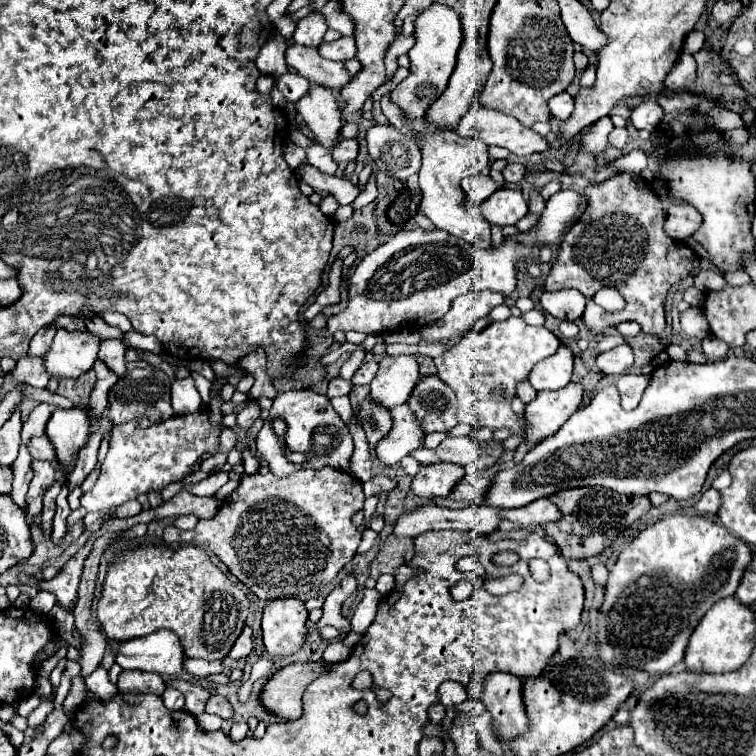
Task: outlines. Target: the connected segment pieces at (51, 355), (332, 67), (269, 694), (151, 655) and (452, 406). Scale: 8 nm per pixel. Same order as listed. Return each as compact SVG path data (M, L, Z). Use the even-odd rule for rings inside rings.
M59 329L51 351L43 357L47 371L53 377L73 377L87 373L93 369L97 361L97 349L101 345L101 339L97 335L91 335L89 331L65 331Z
M293 45L291 49L287 49L285 55L287 55L287 65L315 85L339 91L351 81L351 75L343 67L343 63L321 57L317 49Z
M291 663L279 669L265 685L259 695L261 705L275 717L281 719L299 719L301 697L313 677L319 677L325 671L325 663Z
M157 631L141 639L125 641L115 659L123 669L139 669L161 675L177 675L183 669L185 653L175 633Z
M437 375L423 377L415 385L409 397L409 405L427 433L433 433L433 431L447 433L459 423L457 397L453 389L449 389Z

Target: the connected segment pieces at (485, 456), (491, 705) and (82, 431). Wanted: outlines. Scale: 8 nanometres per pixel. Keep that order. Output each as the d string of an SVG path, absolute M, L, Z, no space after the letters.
M471 433L465 437L447 437L437 449L419 449L413 451L411 455L423 465L455 463L461 467L475 465L477 471L487 471L499 461L503 451L505 451L503 441L497 439L477 441L475 435Z
M491 673L485 681L485 691L481 695L491 719L495 721L495 731L503 739L513 739L525 733L529 727L525 705L521 701L523 683L509 673Z
M81 407L55 409L47 423L47 437L57 451L57 463L69 473L77 463L77 453L89 437L89 417Z

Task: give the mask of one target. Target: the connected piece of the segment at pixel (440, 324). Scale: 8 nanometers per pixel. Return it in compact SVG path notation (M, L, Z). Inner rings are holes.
M473 291L467 295L461 295L453 301L451 309L435 323L421 329L421 337L427 343L437 343L443 339L449 339L451 345L463 337L475 319L485 317L493 307L501 305L505 301L503 293L493 291Z

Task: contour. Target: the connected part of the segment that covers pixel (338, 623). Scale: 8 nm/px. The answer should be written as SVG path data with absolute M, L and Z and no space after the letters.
M349 575L349 577L345 577L345 579L329 593L329 597L325 599L325 605L323 605L323 617L321 617L319 623L317 623L319 629L325 627L325 625L333 625L333 627L337 627L343 635L351 631L349 619L345 619L345 617L341 615L341 605L343 605L343 601L345 601L353 591L357 591L357 587L359 587L357 579L355 579L353 575Z

